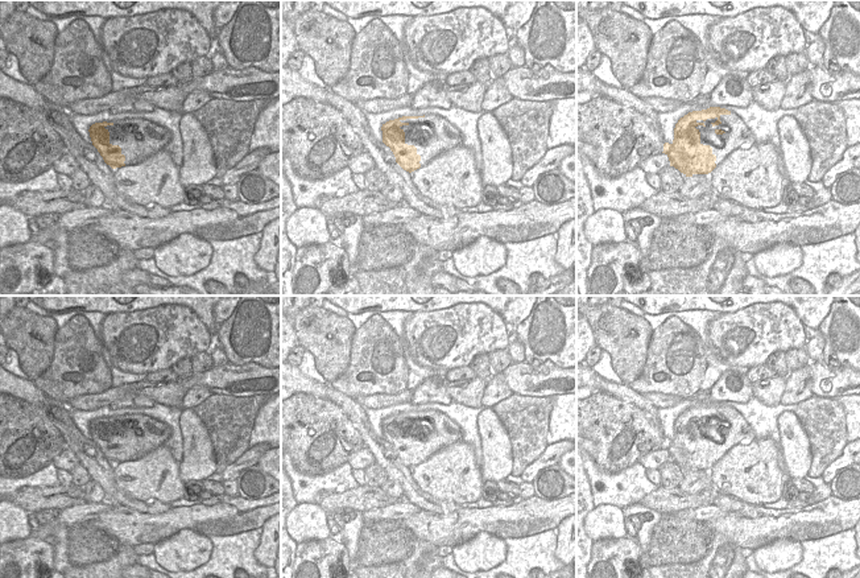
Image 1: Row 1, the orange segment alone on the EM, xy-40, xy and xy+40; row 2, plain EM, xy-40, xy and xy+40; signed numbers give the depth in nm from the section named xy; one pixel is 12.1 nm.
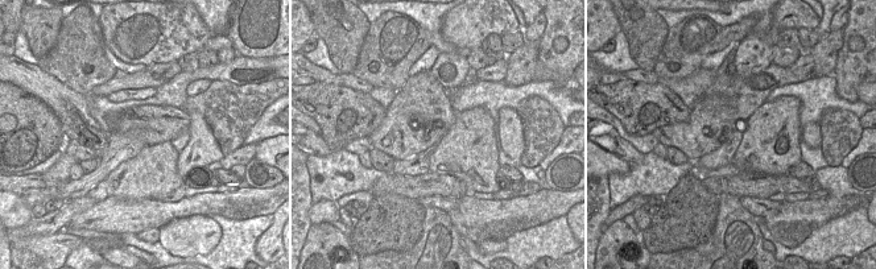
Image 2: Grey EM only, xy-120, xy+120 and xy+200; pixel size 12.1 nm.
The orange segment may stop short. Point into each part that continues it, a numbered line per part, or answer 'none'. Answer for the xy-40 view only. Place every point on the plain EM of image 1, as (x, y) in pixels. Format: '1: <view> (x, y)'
1: xy-40 (139, 434)

